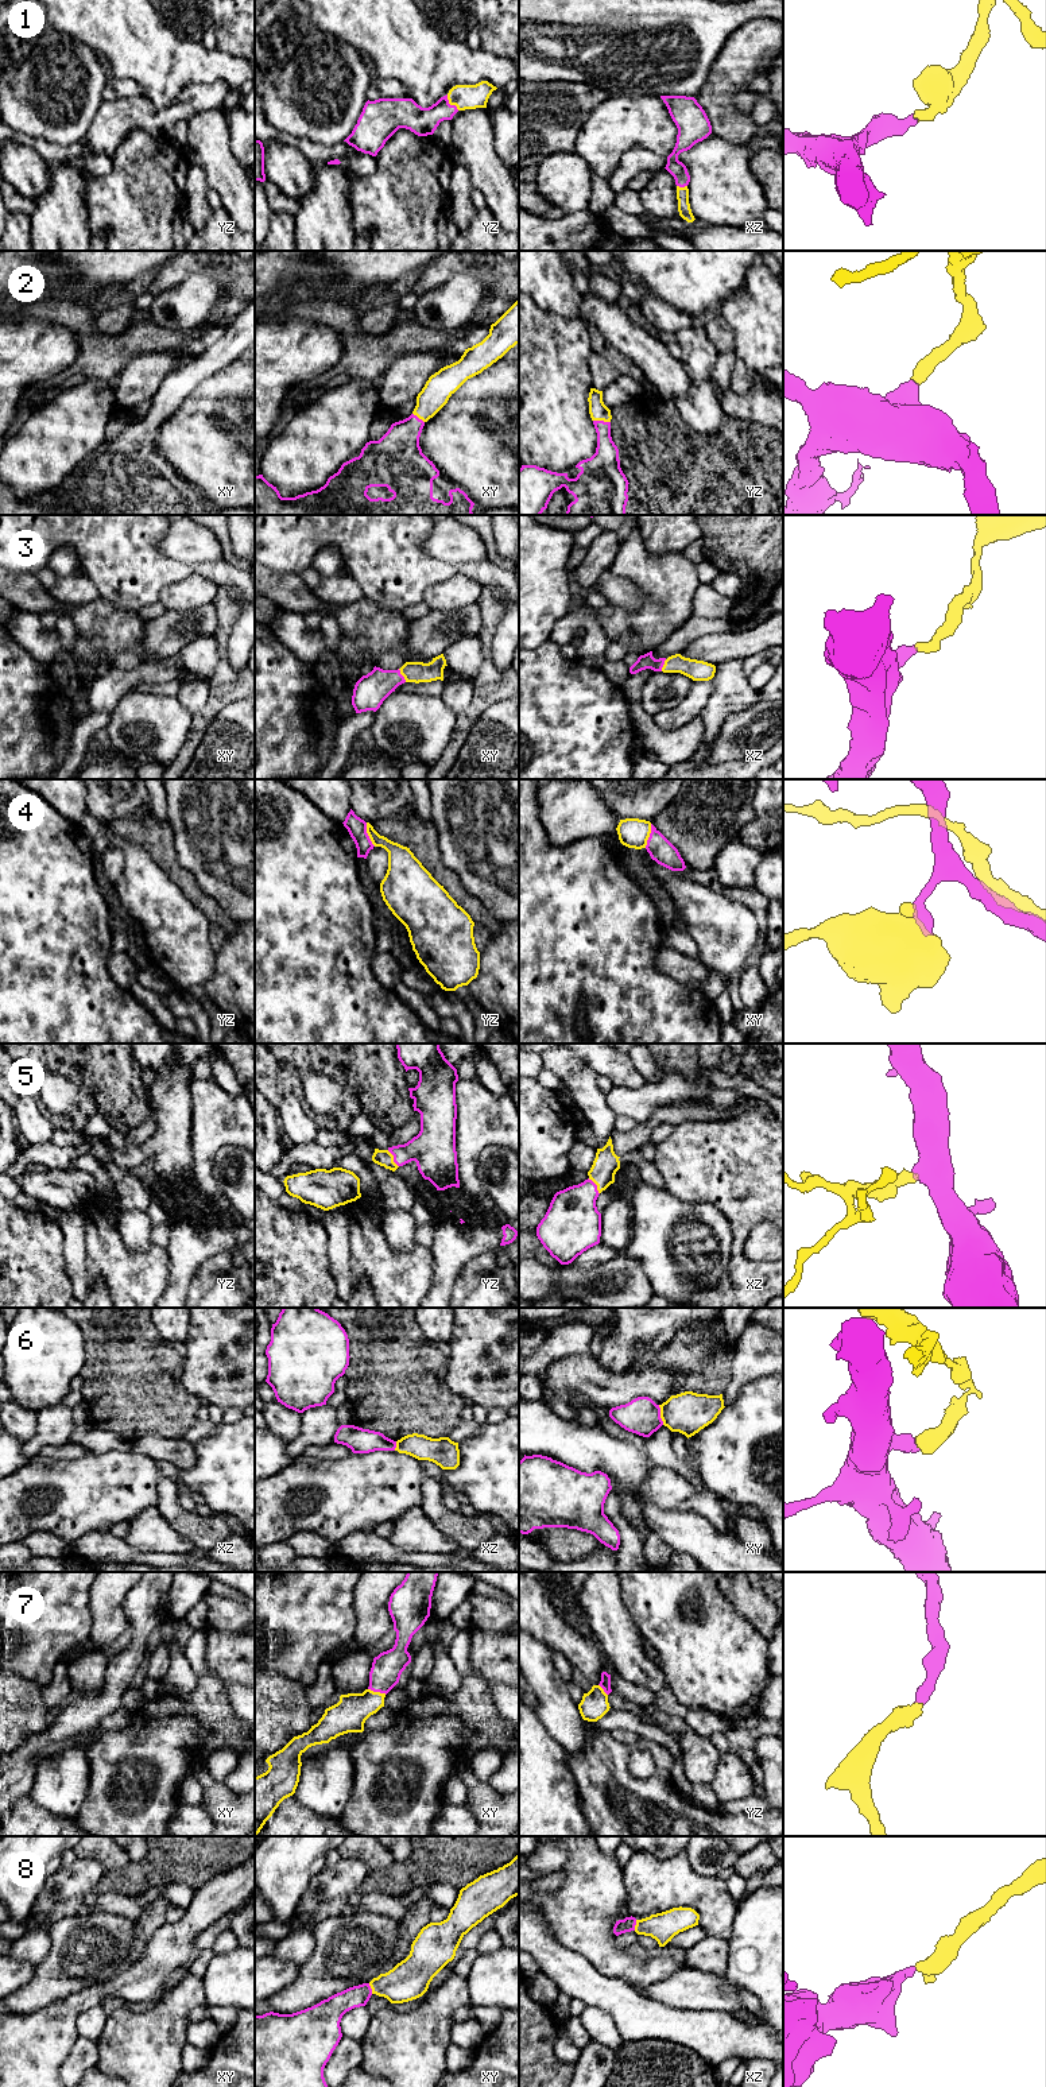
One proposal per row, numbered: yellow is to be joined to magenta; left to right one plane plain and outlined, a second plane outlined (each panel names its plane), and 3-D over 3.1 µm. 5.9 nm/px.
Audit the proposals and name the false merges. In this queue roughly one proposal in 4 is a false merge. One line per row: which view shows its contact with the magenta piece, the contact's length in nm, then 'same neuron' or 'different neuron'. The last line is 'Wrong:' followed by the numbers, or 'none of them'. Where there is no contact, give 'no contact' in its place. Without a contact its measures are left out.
1: meets magenta in yz; contact 120 nm long; same neuron
2: meets magenta in yz; contact 110 nm long; same neuron
3: meets magenta in xy; contact 90 nm long; same neuron
4: meets magenta in yz; contact 160 nm long; different neuron
5: meets magenta in yz; contact 120 nm long; same neuron
6: meets magenta in xy; contact 120 nm long; different neuron
7: meets magenta in xy; contact 120 nm long; same neuron
8: meets magenta in xy; contact 70 nm long; same neuron
Wrong: 4, 6

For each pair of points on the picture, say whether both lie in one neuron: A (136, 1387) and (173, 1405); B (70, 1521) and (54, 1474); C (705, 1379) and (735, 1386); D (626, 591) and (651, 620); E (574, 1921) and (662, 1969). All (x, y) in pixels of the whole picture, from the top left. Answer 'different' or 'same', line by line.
A: same
B: same
C: different
D: different
E: same

